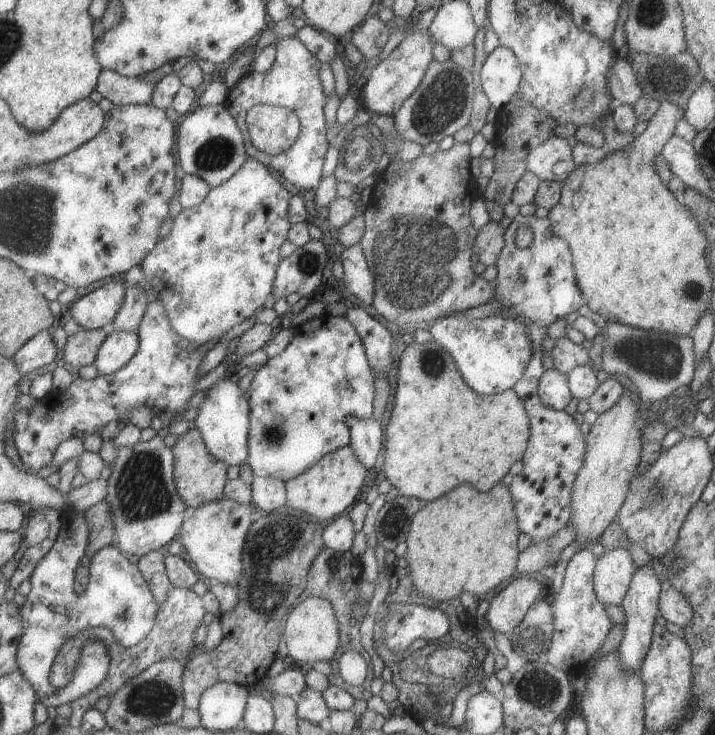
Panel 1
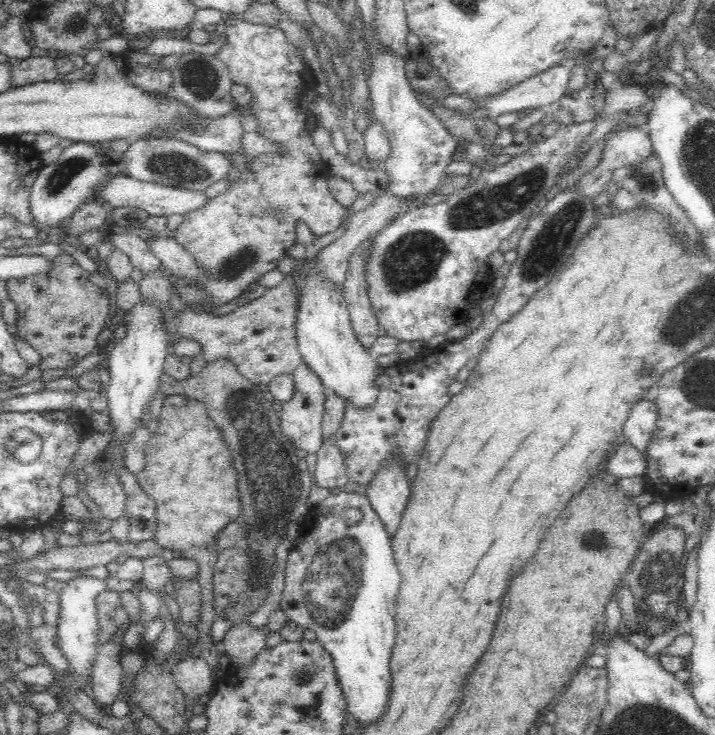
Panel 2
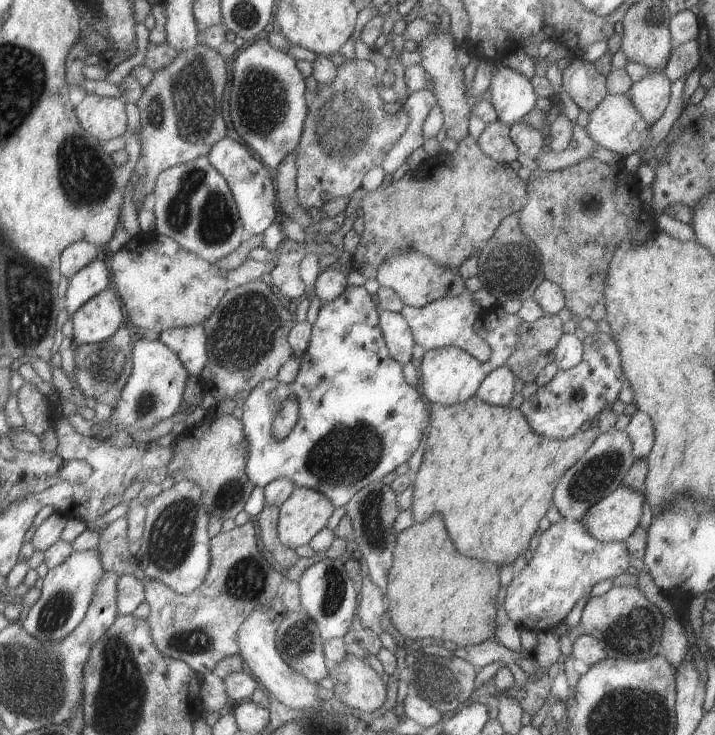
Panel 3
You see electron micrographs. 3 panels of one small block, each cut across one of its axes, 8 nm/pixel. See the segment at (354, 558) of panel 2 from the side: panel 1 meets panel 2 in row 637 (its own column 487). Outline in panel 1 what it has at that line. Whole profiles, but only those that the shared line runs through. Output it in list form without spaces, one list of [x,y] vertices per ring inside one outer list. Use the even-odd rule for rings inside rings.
[[[451,315],[440,318],[428,329],[433,339],[451,352],[464,379],[479,394],[489,396],[511,389],[532,360],[532,346],[527,331],[523,324],[513,319],[488,316],[471,320],[467,316],[461,318]]]

